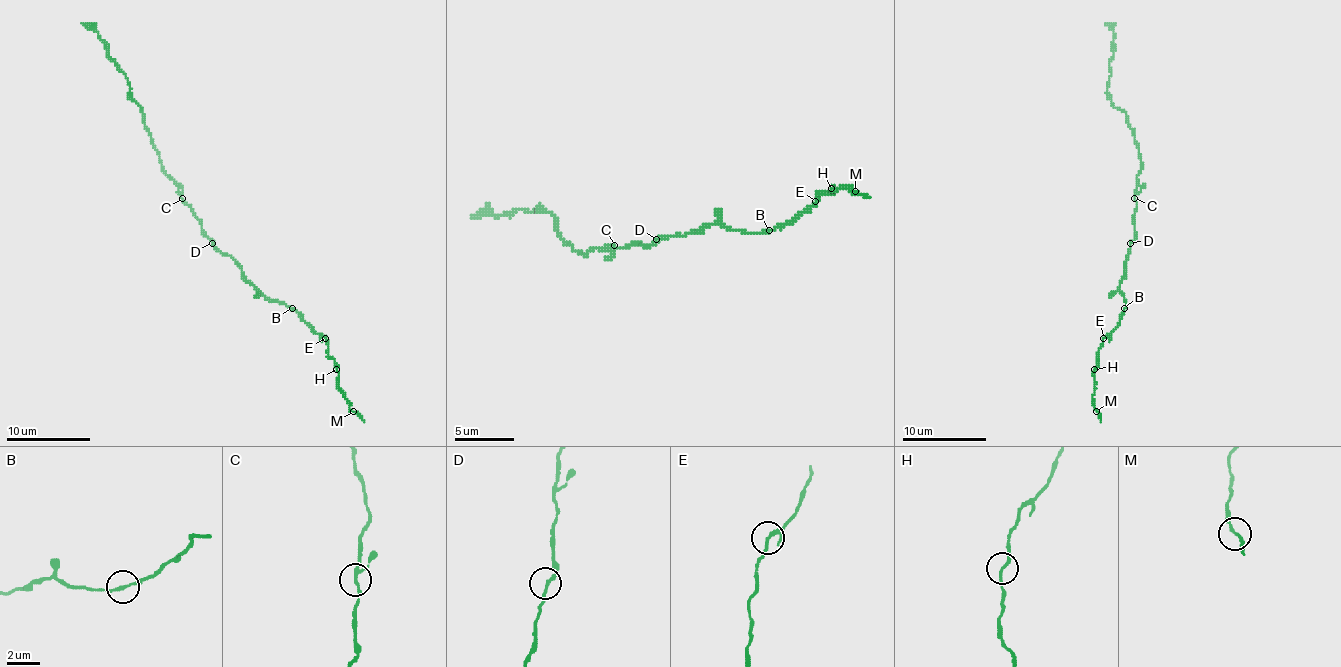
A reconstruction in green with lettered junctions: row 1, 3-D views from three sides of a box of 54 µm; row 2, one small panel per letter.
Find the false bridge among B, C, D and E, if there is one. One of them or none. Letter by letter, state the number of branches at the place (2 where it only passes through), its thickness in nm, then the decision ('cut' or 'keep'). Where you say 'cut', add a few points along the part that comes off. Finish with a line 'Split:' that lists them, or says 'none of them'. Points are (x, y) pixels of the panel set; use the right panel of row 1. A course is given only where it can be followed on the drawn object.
B: 2 branches meet; 170 nm thick; keep
C: 3 branches meet; 170 nm thick; keep
D: 2 branches meet; 180 nm thick; keep
E: 3 branches meet; 160 nm thick; keep
Split: none of them

